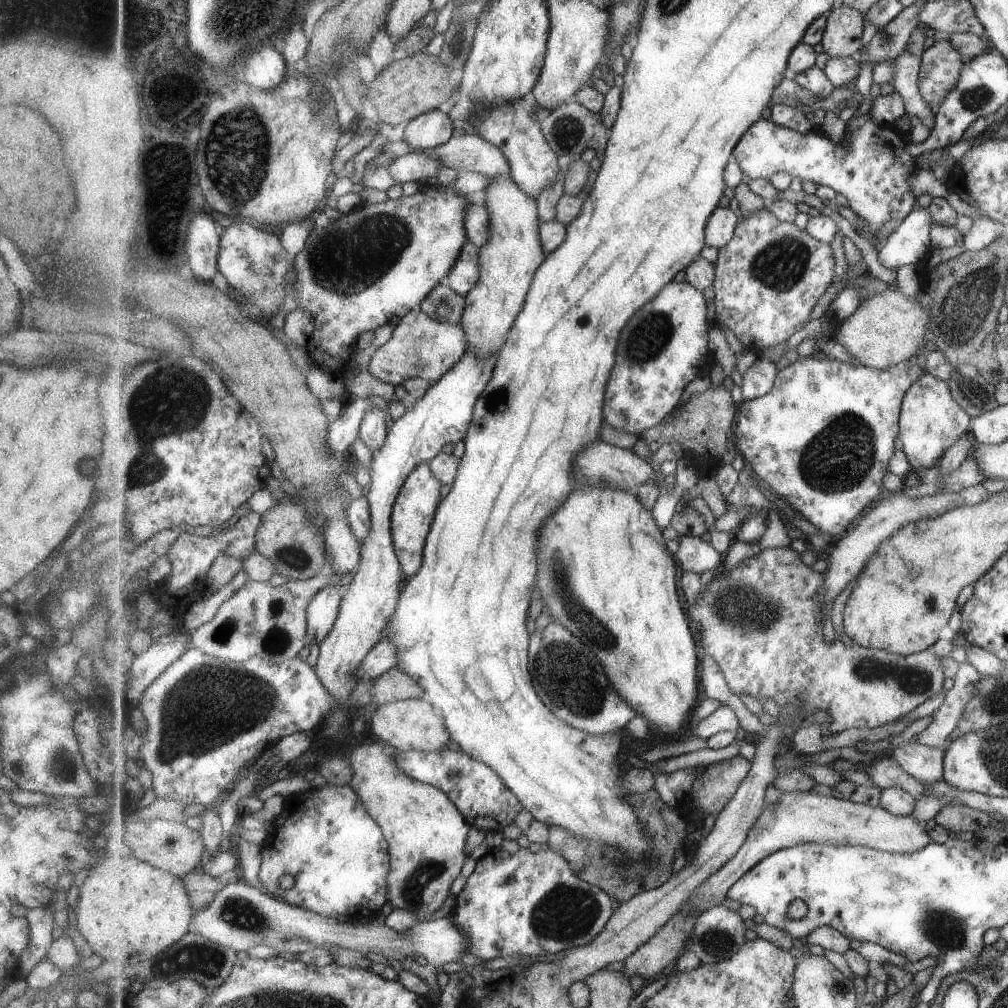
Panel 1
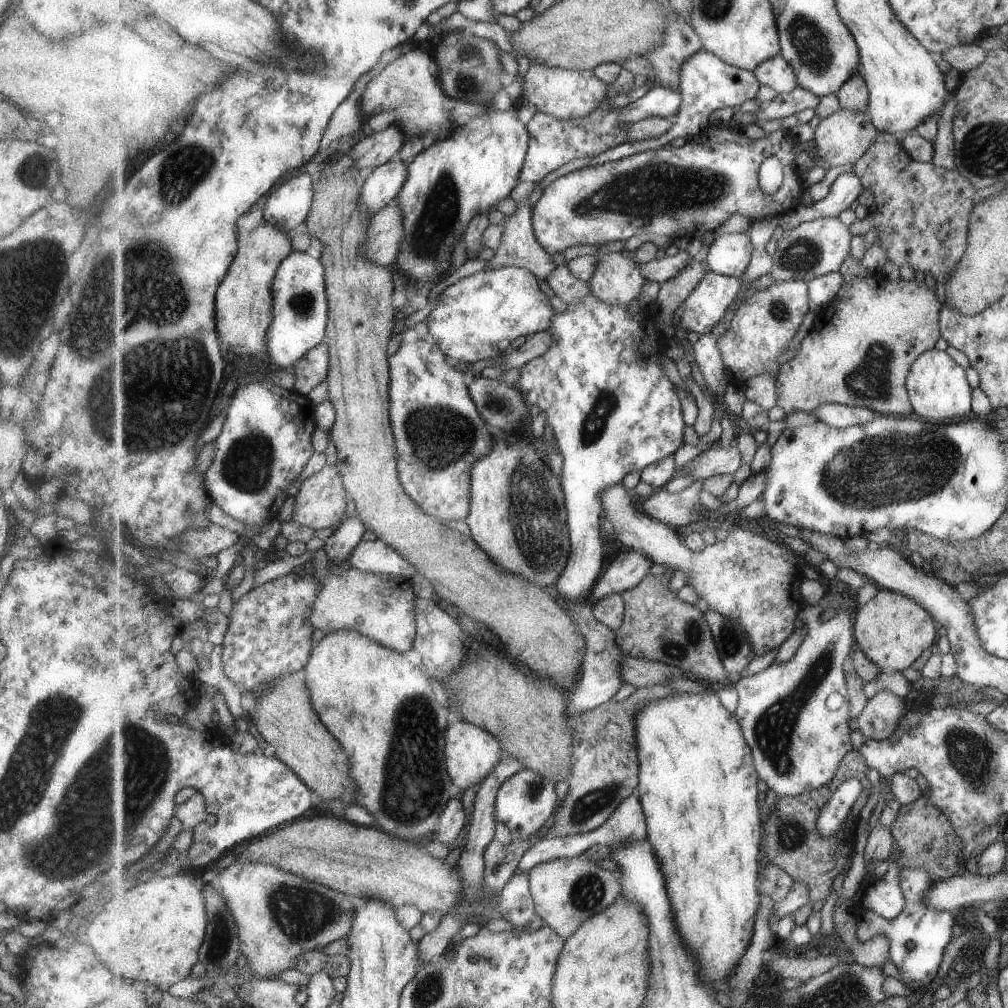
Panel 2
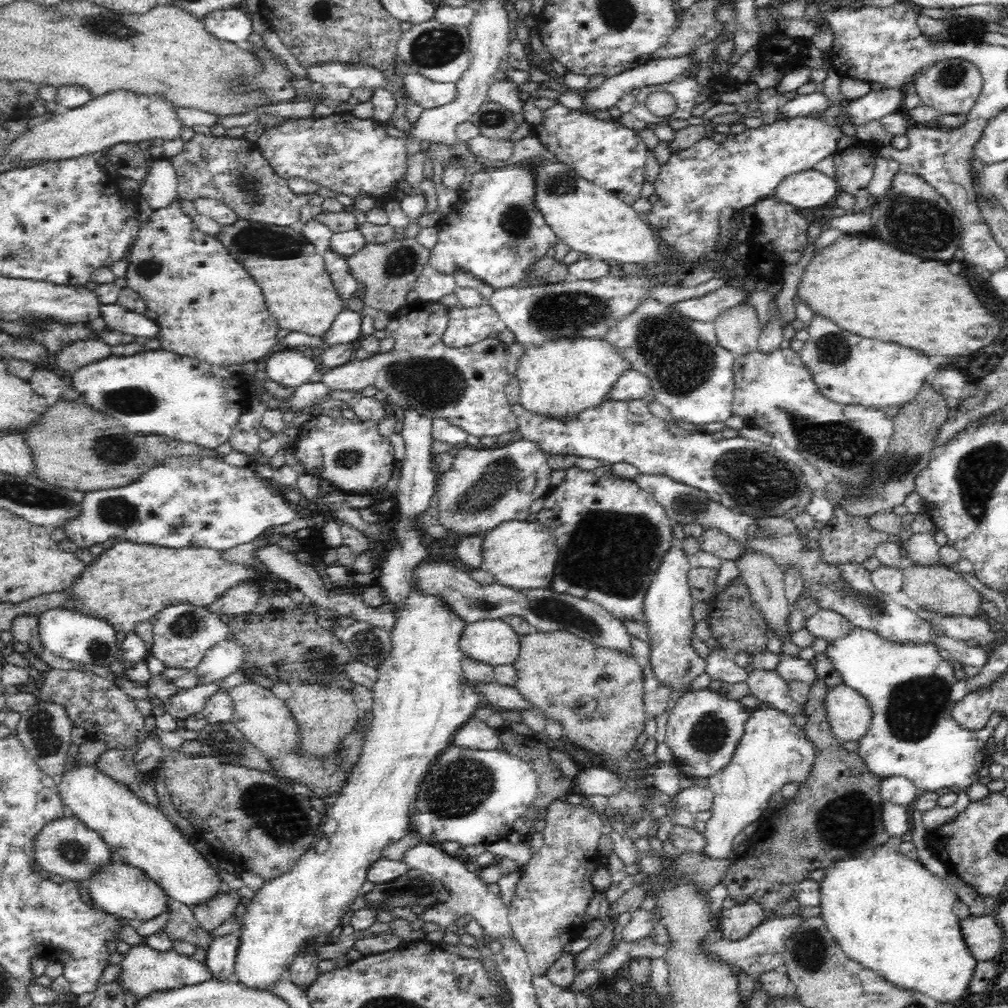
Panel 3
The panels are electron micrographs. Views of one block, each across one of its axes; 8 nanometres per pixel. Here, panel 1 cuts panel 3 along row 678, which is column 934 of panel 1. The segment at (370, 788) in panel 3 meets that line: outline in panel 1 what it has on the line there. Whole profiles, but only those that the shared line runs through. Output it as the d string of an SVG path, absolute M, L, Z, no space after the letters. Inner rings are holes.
M925 373L907 392L900 416L900 440L903 452L914 470L938 466L952 447L971 431L972 417L955 400L947 381Z

